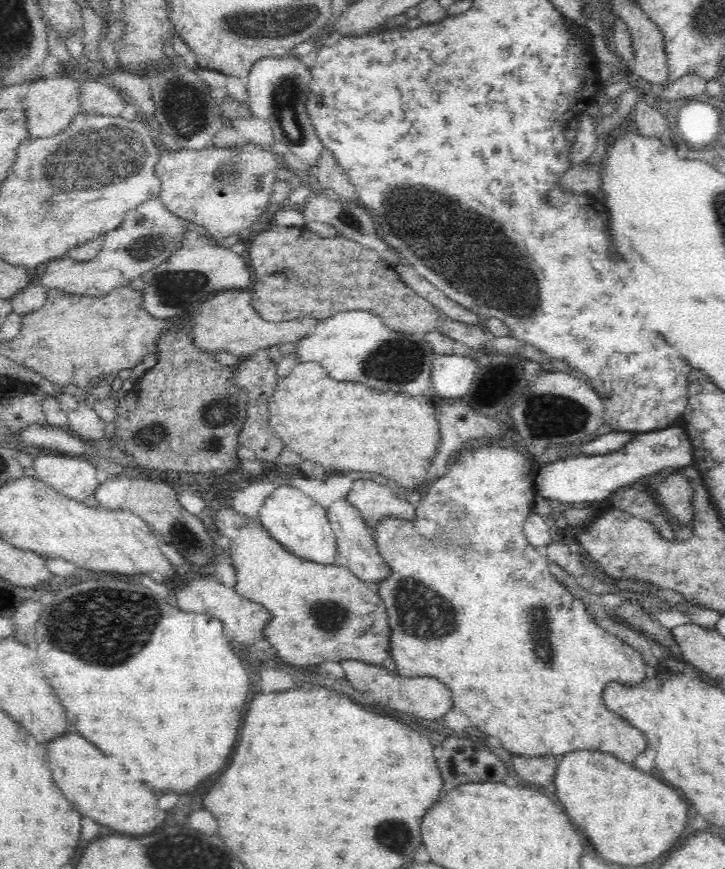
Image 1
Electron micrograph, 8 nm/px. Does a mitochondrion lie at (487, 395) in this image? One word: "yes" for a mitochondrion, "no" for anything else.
no

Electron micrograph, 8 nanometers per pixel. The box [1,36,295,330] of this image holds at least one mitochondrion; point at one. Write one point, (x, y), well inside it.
(96, 159)

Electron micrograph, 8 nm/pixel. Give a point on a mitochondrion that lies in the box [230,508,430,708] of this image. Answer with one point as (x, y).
(330, 617)

